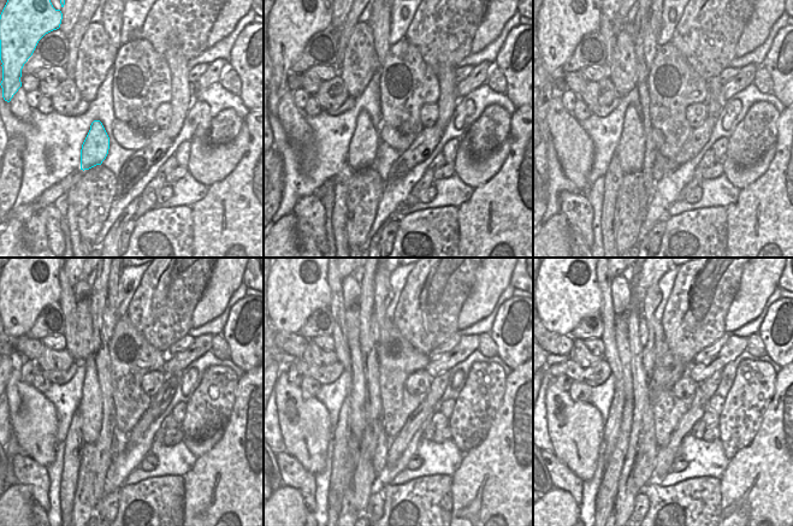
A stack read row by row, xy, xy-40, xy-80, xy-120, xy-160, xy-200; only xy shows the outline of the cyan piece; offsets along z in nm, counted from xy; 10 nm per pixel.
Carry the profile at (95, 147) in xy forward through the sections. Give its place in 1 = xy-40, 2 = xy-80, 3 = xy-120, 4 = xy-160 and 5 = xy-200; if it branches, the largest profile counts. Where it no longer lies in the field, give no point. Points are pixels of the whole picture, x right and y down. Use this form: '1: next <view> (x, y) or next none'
1: next xy-40 (364, 146)
2: next xy-80 (631, 149)
3: next xy-120 (92, 408)
4: next xy-160 (357, 378)
5: next xy-200 (621, 335)

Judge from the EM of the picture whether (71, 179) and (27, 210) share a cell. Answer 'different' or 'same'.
same

